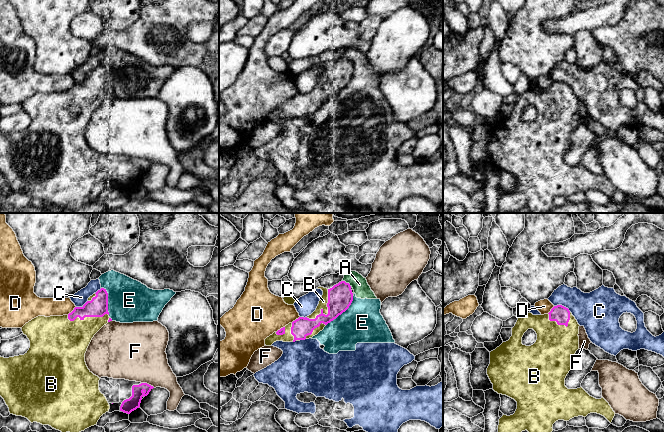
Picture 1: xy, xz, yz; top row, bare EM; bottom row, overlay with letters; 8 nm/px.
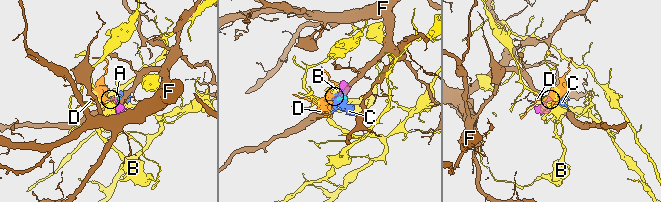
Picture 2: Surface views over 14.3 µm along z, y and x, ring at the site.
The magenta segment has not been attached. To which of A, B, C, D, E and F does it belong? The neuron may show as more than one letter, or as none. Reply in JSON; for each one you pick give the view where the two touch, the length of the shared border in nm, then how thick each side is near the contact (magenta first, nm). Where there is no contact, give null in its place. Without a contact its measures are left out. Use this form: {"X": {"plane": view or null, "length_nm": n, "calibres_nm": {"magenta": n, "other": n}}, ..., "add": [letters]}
{"B": {"plane": "xz", "length_nm": 300, "calibres_nm": {"magenta": 200, "other": 70}}, "add": ["B"]}

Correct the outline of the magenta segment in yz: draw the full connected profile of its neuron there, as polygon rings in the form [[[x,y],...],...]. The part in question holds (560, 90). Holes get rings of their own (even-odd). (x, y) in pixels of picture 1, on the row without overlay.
[[[562,81],[554,82],[544,91],[528,89],[518,94],[510,115],[490,128],[487,151],[493,166],[517,178],[513,191],[503,190],[499,195],[497,213],[517,213],[525,206],[530,213],[548,213],[556,197],[569,197],[578,192],[586,193],[590,189],[600,190],[612,198],[615,188],[603,173],[596,175],[582,163],[568,165],[565,162],[572,133],[579,125],[579,102],[569,85]],[[528,105],[533,105],[537,110],[537,116],[531,122],[522,120],[522,113]]]

